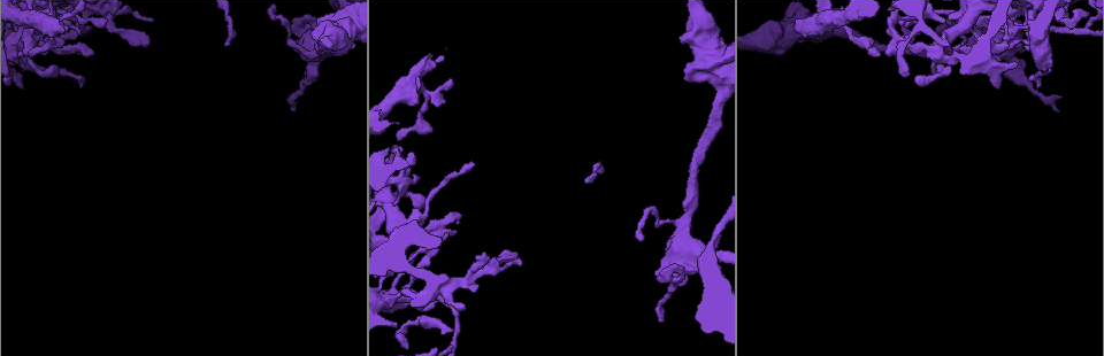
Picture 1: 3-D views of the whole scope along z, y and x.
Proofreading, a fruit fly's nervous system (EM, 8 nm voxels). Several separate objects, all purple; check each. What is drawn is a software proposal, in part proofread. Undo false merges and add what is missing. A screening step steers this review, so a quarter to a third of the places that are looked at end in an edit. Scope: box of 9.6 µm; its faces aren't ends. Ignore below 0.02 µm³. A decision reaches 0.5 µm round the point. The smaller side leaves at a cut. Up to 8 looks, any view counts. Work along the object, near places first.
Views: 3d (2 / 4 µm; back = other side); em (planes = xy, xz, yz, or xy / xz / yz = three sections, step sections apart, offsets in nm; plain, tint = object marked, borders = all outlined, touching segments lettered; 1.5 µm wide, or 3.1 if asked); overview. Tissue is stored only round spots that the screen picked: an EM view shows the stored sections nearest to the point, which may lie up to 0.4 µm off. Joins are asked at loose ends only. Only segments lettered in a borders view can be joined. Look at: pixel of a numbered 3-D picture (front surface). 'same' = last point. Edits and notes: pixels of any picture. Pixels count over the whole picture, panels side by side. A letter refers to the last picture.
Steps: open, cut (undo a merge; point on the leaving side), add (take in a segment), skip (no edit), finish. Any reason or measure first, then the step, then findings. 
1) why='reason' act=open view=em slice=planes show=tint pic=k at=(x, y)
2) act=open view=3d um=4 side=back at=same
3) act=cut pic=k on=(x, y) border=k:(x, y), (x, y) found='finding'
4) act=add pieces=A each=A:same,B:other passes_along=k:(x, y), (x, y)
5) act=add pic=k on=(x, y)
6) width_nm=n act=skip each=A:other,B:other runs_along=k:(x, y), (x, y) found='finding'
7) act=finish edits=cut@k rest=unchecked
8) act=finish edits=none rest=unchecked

why='sharp bend' act=open view=em slice=planes show=plain pic=1 at=(655, 215)

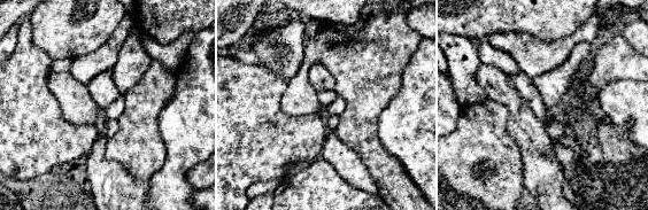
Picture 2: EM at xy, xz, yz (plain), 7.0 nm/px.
act=open view=em slice=planes show=tint at=same

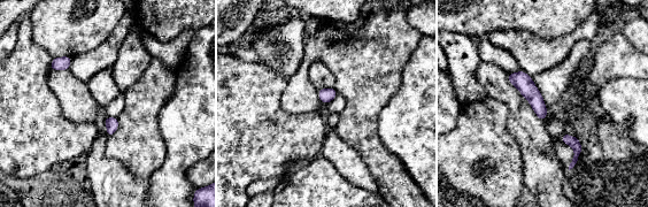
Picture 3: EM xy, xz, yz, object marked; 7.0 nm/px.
why='what lies round it' act=open view=em slice=planes show=borders at=same

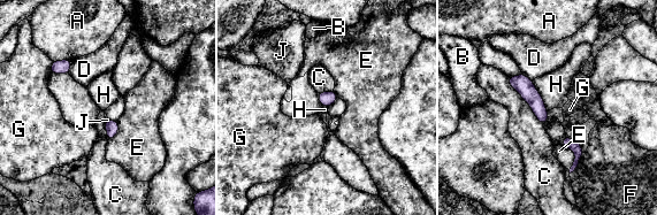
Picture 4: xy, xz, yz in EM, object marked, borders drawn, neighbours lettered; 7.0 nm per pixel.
act=skip each=A:other,B:other,C:other,D:other,E:other,F:other,G:other,H:other,J:other found='continuous, no second neuron'

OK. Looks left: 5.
why='touches itself' act=open view=em slice=planes show=borders pic=1 at=(903, 19)

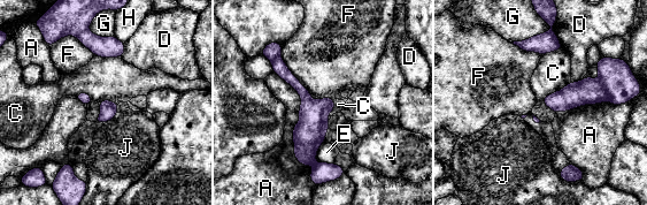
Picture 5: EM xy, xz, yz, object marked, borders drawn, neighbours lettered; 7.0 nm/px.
act=skip each=A:other,C:other,D:other,E:other,F:other,G:other,H:other,J:other found='all the same neuron'

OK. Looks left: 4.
act=open view=em slice=xz step=4 show=tint pic=1 at=(1036, 40)

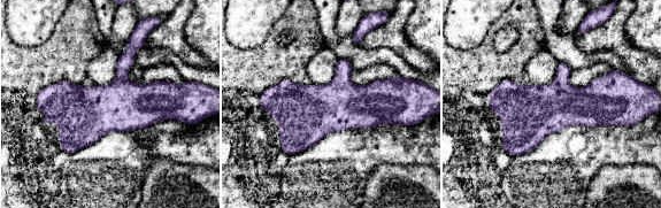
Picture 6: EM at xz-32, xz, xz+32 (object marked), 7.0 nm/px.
act=open view=em slice=planes show=borders at=same

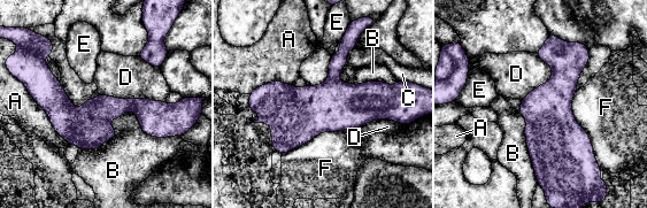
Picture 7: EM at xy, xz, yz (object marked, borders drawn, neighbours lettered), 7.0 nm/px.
width_nm=190 act=skip each=A:other,B:other,C:other,D:other,E:other,F:other found='one neuron here'

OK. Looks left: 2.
act=finish edits=none rest=unchecked

